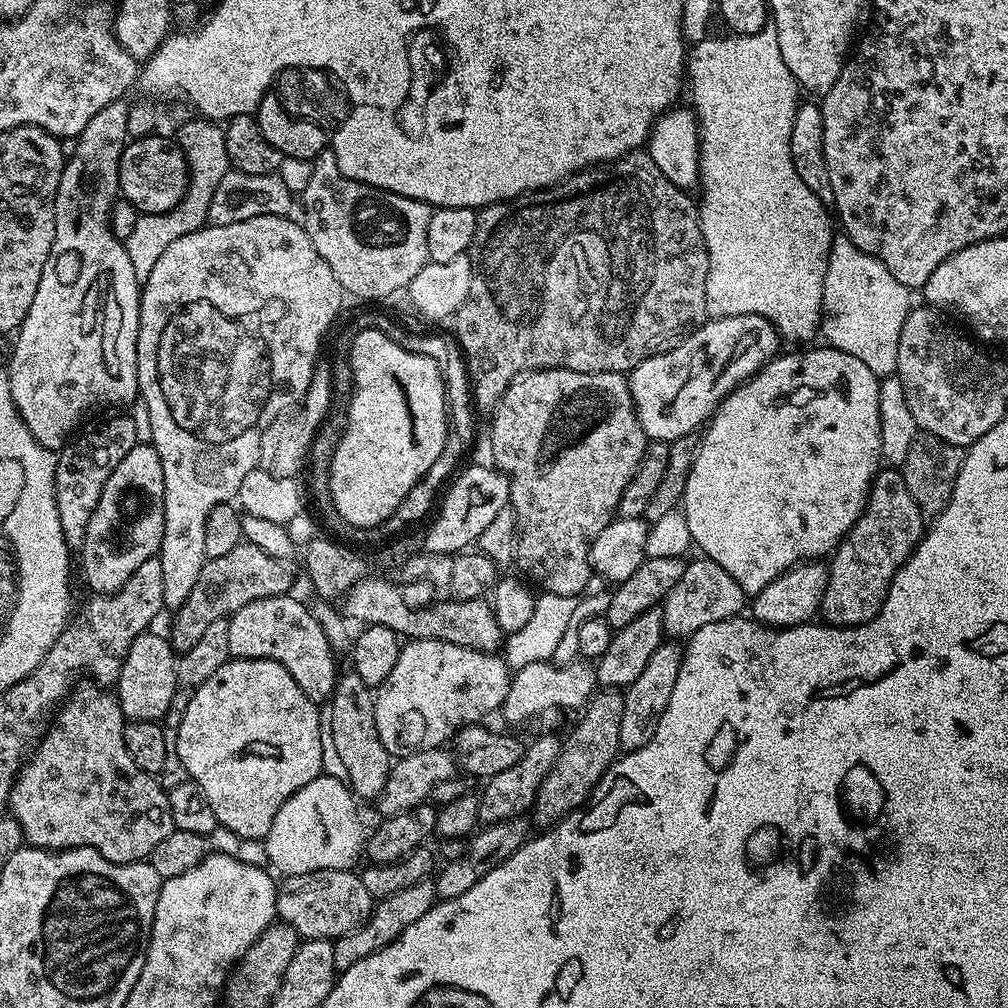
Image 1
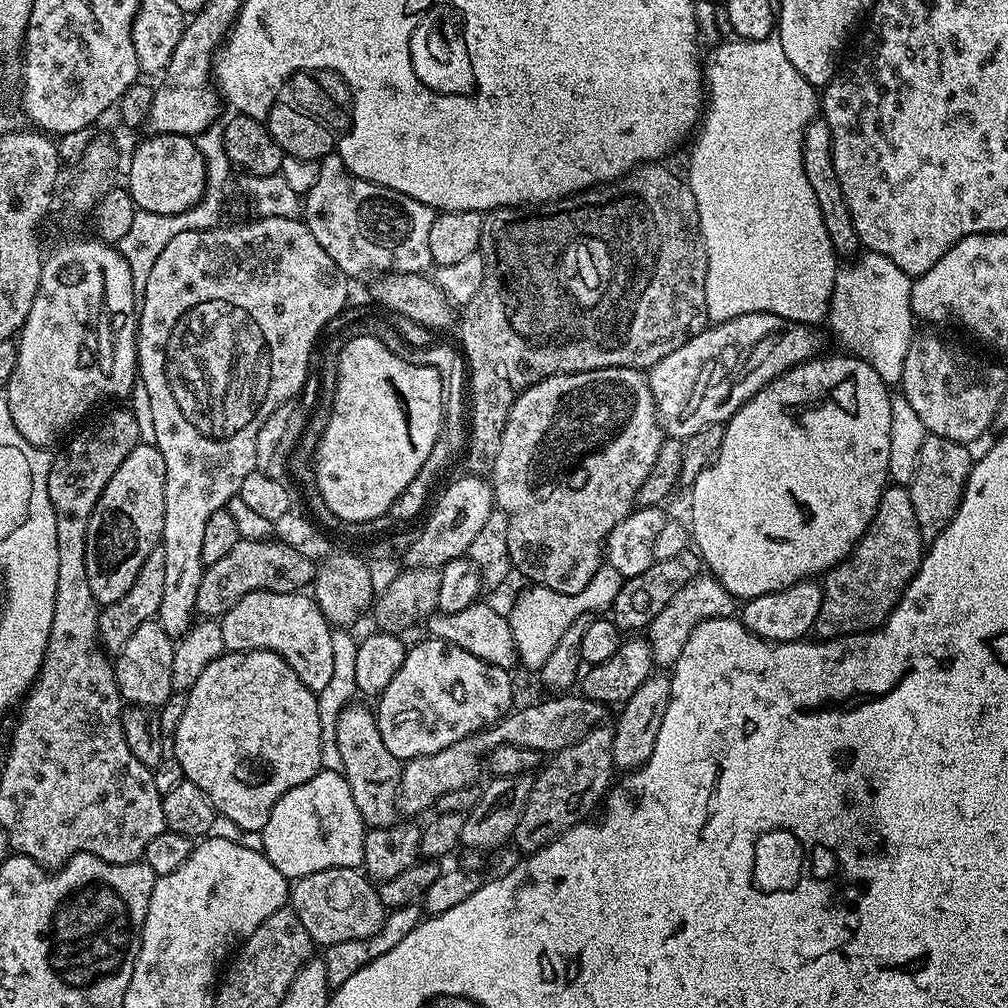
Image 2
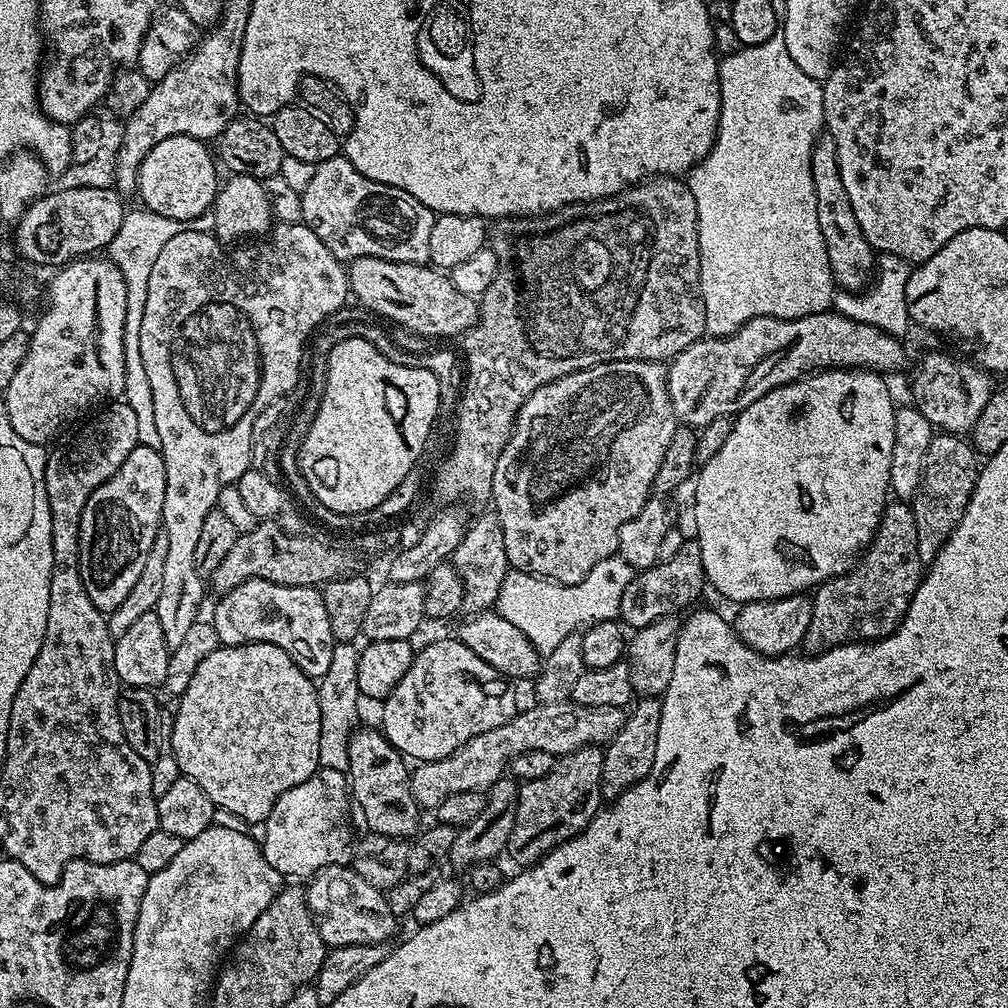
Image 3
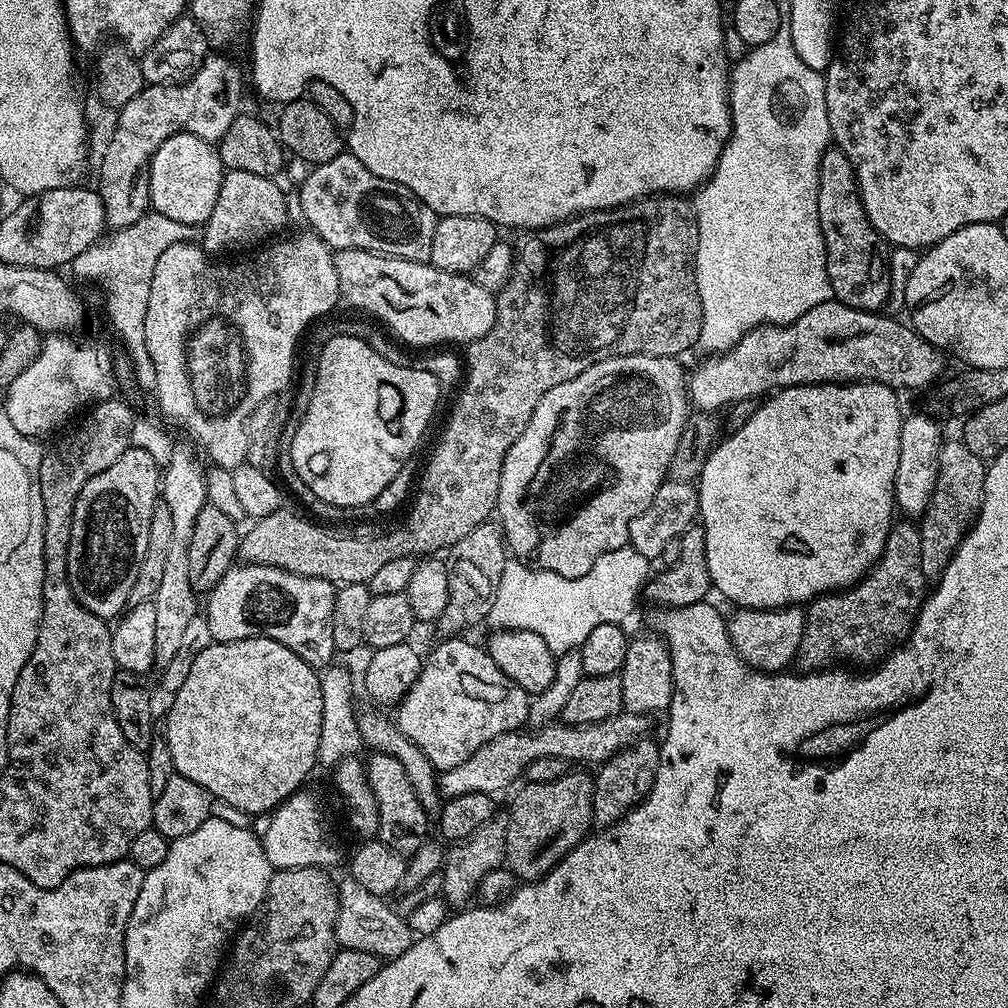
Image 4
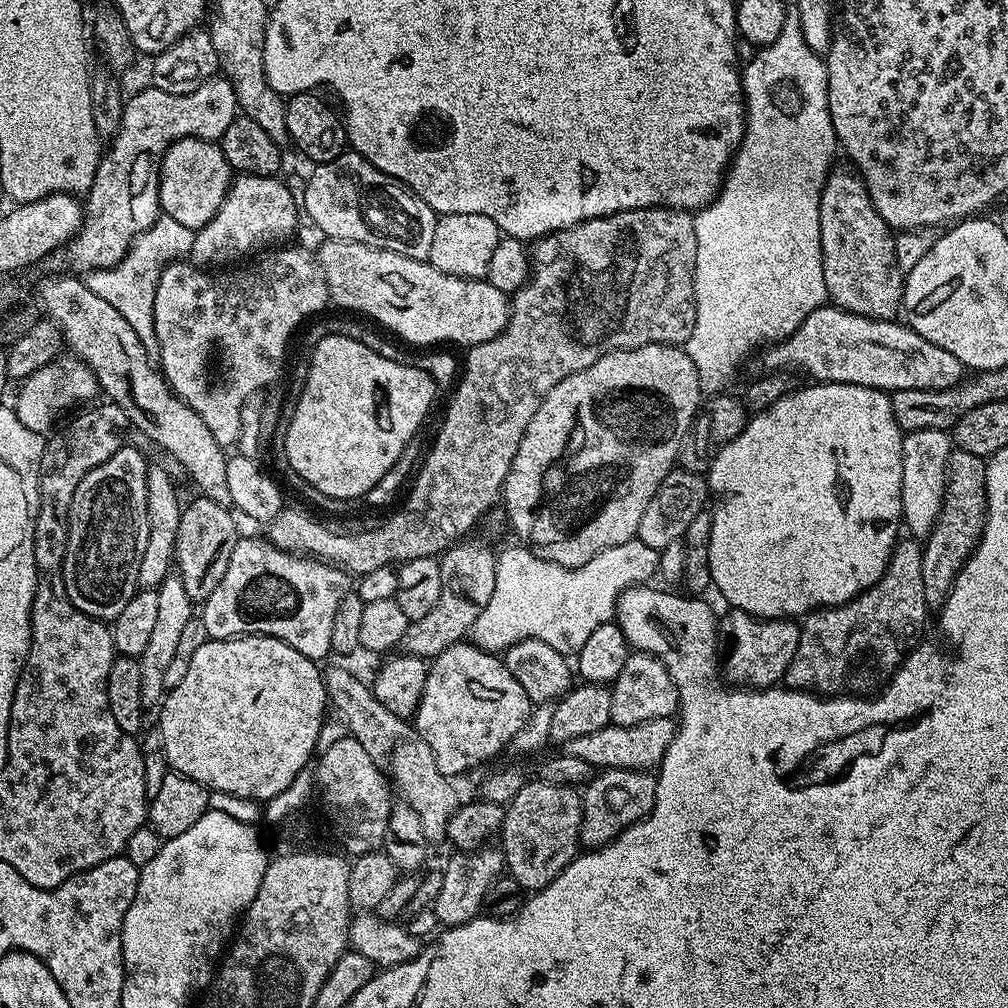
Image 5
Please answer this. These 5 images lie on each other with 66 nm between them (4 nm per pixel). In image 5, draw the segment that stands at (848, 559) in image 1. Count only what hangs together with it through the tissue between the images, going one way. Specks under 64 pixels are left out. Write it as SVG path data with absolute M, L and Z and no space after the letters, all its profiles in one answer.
M901 539L892 549L888 570L878 583L845 604L816 608L799 621L798 650L794 650L794 658L790 658L790 666L784 672L783 683L787 687L832 694L837 691L832 683L843 681L848 651L854 646L889 655L897 665L916 647L925 631L924 619L930 615L930 609L926 590L922 590L924 550L919 539L907 539Z

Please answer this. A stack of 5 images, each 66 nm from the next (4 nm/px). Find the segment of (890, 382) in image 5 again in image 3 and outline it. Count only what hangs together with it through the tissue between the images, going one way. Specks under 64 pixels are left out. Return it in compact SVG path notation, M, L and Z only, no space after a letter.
M835 310L806 314L793 320L755 316L734 334L723 338L695 340L689 348L676 355L666 368L670 402L681 425L699 430L714 422L714 418L736 416L746 406L750 406L750 402L758 402L758 398L762 398L770 390L801 380L809 374L829 370L875 370L881 374L896 372L904 364L904 348L900 343L890 333L869 324L854 322Z

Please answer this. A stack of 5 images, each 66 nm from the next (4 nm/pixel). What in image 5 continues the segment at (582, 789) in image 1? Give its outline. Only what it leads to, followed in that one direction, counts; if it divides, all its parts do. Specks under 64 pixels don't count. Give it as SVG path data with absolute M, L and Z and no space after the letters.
M541 780L525 781L514 799L505 807L503 826L498 833L504 865L509 877L526 892L540 891L561 873L571 860L575 859L579 847L581 793L571 785L554 786Z

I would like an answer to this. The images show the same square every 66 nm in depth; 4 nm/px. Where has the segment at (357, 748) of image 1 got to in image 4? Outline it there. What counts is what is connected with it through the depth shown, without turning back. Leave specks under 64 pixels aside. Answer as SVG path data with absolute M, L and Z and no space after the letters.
M375 751L369 756L369 760L364 764L364 773L378 806L380 823L378 838L384 844L389 844L399 856L410 857L418 850L418 846L422 846L424 841L429 839L429 813L424 810L419 798L416 797L415 789L411 786L406 771L396 758Z

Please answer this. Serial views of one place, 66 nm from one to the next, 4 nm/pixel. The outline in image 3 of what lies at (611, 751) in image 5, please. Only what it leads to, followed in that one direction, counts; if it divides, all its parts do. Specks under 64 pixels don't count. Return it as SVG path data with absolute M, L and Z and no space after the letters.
M571 702L544 705L517 711L510 722L470 738L466 746L454 750L446 758L426 760L411 769L412 793L417 804L424 810L435 810L446 798L462 794L462 790L487 793L509 771L512 759L526 750L546 750L553 758L582 750L588 745L606 746L624 725L625 713L618 706L584 708Z

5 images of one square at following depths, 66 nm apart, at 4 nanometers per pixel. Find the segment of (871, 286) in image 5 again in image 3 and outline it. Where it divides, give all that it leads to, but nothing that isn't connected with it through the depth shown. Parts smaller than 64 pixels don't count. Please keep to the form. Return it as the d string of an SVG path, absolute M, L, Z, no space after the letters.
M827 134L817 136L810 154L810 174L814 178L814 194L818 198L818 226L826 242L826 254L830 258L833 281L845 292L863 293L873 279L878 256L870 246L870 242L866 242L866 234L862 234L862 226L858 226L858 218L854 218L854 206L850 206L846 186L842 184L842 174L838 166L838 146L833 136Z

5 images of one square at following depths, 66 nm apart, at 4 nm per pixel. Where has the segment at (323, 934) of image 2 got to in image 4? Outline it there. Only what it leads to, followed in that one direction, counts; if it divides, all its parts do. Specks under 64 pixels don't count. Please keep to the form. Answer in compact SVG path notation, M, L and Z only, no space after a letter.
M345 878L338 884L336 902L336 942L340 948L350 950L366 950L366 954L374 954L381 958L391 958L406 954L410 950L414 933L407 919L401 916L395 907L388 905L387 899L362 890L358 882Z

